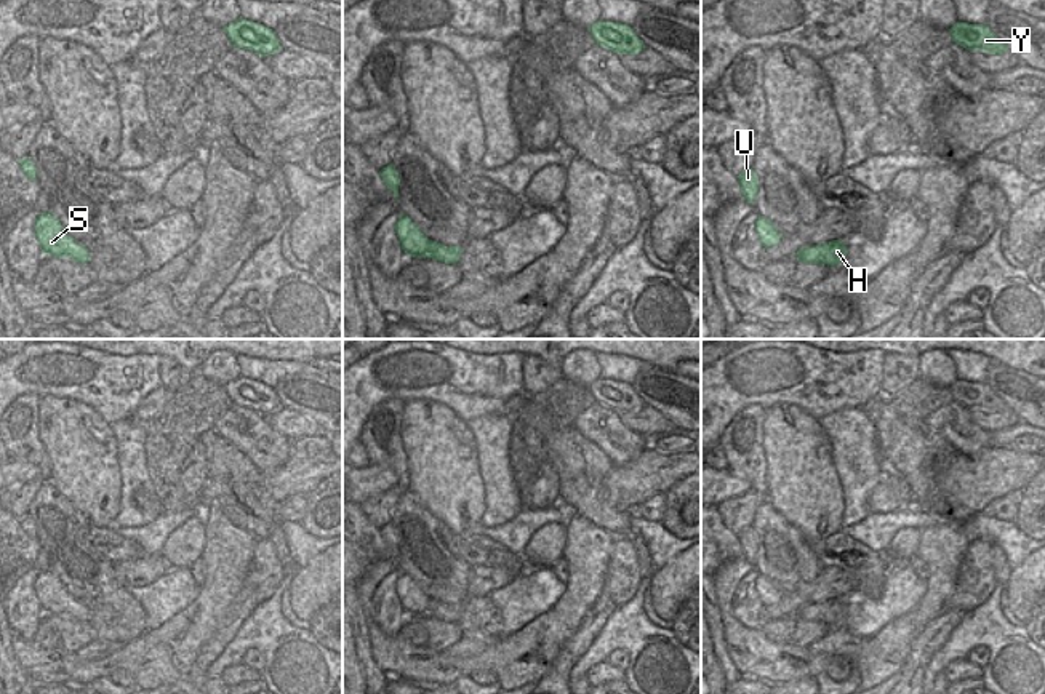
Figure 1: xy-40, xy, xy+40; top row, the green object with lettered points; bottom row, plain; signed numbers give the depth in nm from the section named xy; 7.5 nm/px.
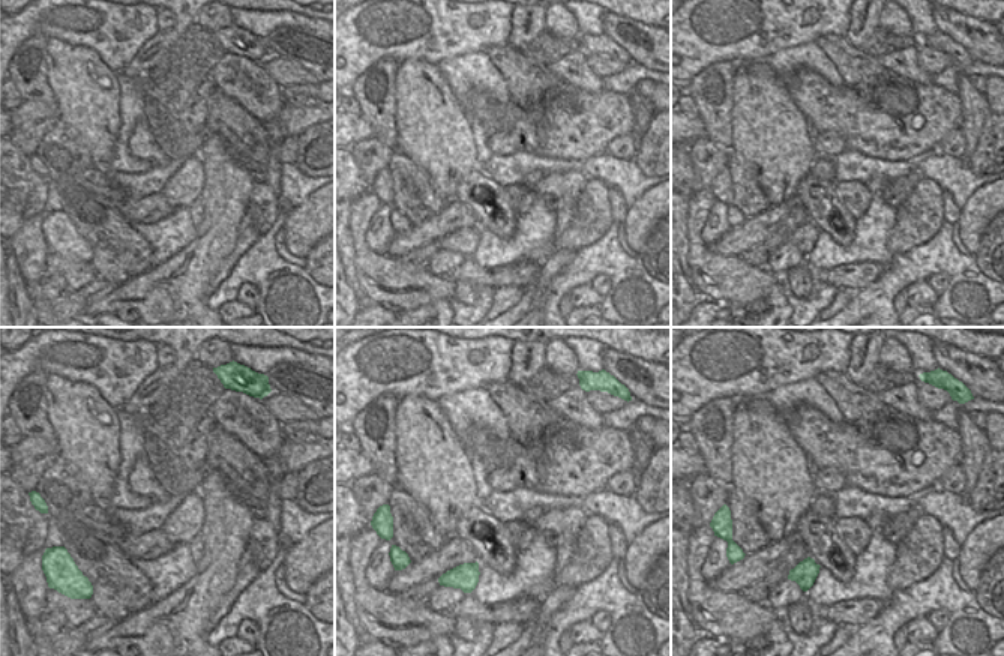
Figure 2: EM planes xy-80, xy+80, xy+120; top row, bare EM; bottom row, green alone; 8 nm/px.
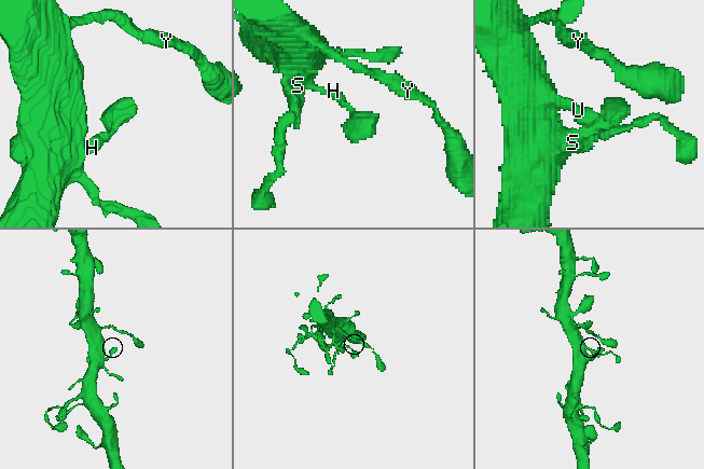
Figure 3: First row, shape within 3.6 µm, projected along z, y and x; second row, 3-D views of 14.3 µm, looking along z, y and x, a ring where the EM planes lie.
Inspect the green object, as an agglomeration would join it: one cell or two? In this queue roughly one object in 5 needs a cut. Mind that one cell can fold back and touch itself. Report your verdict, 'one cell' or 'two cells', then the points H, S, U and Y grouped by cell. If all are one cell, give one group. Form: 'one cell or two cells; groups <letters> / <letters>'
one cell; groups H S U Y

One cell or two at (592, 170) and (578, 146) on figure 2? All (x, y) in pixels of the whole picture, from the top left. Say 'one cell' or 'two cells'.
two cells

